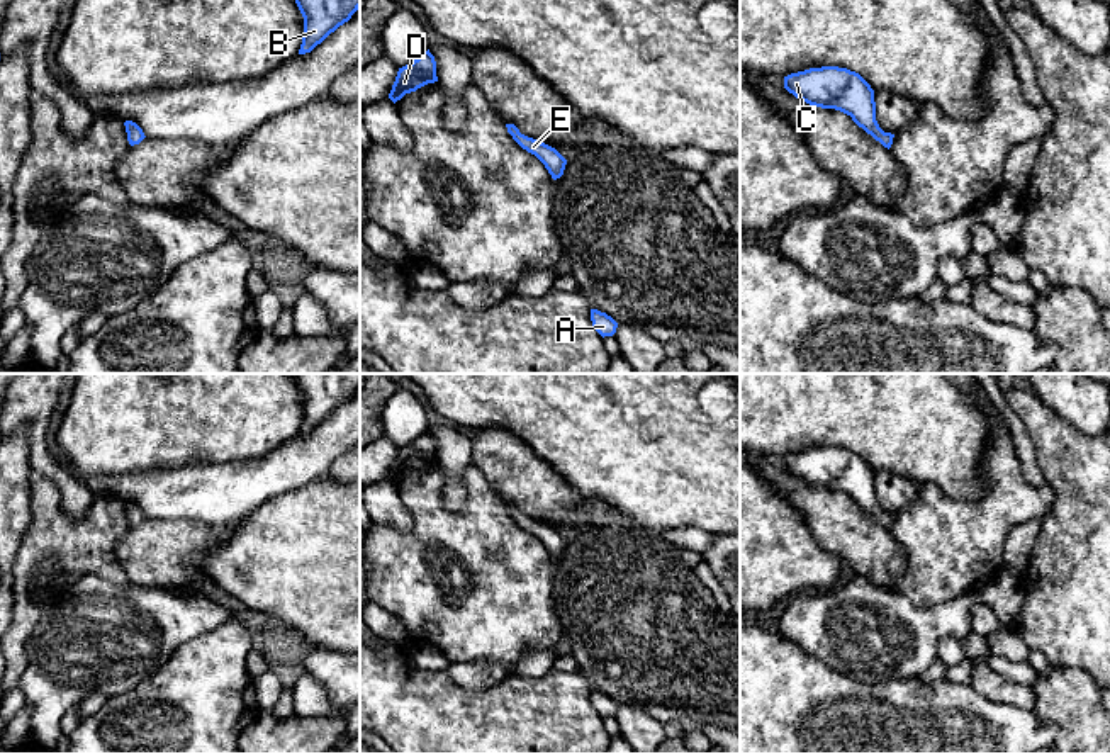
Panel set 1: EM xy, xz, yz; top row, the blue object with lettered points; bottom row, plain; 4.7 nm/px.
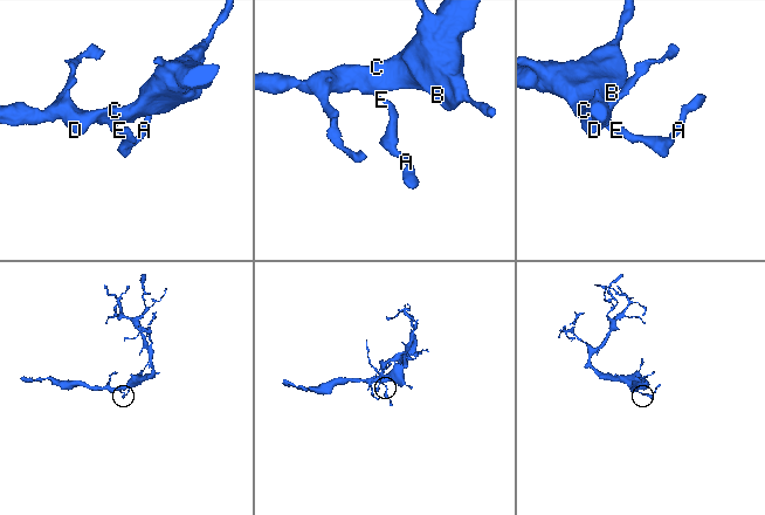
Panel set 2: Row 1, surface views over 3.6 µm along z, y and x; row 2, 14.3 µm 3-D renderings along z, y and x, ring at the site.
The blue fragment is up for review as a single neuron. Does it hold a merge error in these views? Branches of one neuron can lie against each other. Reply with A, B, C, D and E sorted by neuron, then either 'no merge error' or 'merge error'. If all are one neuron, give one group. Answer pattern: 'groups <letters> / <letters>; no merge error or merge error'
groups A B C D E; no merge error

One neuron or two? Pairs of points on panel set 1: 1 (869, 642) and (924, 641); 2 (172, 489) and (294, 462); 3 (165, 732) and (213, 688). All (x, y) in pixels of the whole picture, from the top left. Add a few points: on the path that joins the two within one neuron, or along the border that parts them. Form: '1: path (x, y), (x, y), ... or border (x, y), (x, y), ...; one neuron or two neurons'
1: path (883, 641), (910, 641); one neuron
2: path (202, 489), (235, 489), (263, 478); one neuron
3: path (177, 724), (201, 700); one neuron

